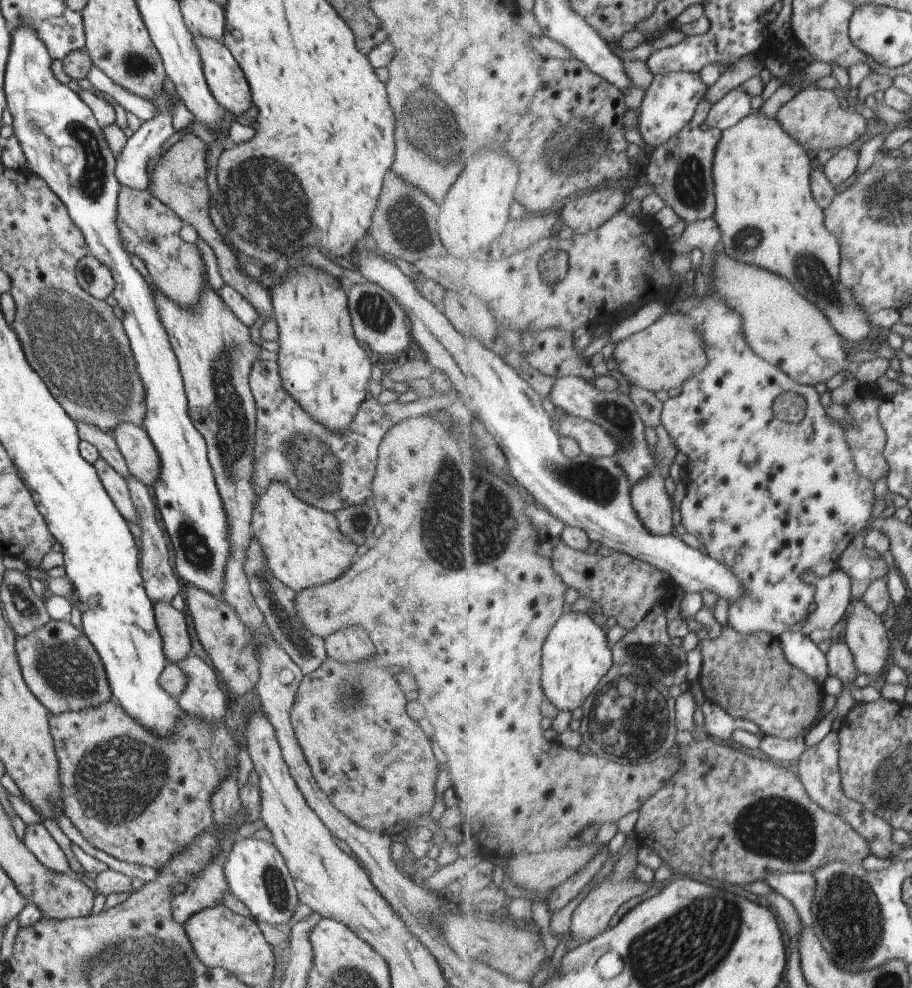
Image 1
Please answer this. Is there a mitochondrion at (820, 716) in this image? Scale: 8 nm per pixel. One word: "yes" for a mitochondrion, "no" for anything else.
no

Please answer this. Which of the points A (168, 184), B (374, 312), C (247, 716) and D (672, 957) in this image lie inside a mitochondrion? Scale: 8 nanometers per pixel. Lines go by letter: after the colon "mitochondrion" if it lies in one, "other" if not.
A: other
B: mitochondrion
C: other
D: mitochondrion

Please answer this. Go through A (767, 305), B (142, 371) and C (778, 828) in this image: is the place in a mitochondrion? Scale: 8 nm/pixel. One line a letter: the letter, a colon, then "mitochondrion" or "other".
A: other
B: mitochondrion
C: mitochondrion

